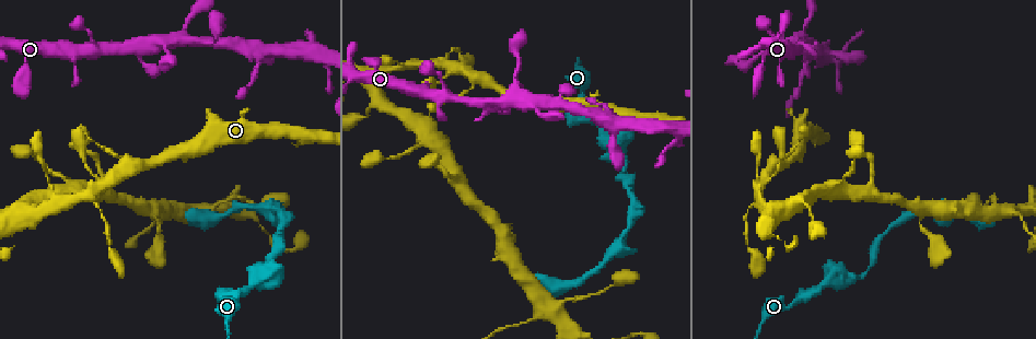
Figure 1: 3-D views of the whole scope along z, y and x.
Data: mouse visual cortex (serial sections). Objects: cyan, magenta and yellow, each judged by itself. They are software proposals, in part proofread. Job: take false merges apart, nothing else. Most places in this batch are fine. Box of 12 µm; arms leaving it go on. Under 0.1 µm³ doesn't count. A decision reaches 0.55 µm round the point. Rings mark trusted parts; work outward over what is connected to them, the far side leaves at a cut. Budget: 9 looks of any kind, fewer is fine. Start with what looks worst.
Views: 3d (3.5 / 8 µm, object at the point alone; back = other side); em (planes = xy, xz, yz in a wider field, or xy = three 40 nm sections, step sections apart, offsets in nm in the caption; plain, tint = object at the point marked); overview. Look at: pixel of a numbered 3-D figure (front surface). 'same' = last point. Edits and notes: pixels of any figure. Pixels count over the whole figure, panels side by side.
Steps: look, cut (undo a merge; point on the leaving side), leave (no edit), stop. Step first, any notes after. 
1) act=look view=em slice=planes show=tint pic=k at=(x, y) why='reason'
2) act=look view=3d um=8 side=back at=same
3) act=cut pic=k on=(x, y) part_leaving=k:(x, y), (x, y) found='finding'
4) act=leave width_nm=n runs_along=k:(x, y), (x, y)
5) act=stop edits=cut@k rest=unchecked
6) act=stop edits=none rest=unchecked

act=look view=3d um=3.5 pic=1 at=(439, 64) why='a fork'

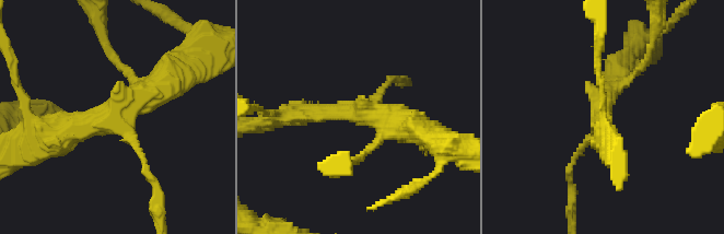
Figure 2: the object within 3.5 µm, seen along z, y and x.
act=look view=em slice=xy step=2 show=tint pic=2 at=(358, 111) arms=3 arm_widths_nm=100,300,300 why='shape alone is not enough'

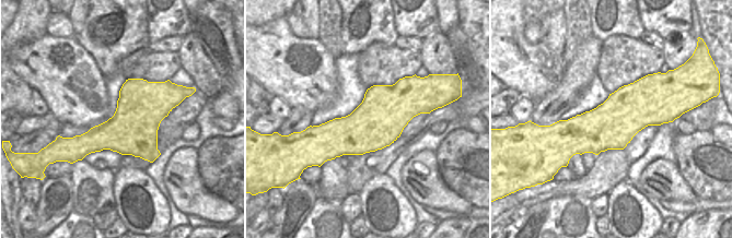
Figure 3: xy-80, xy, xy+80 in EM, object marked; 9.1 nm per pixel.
act=look view=em slice=planes show=tint at=same why='another direction'

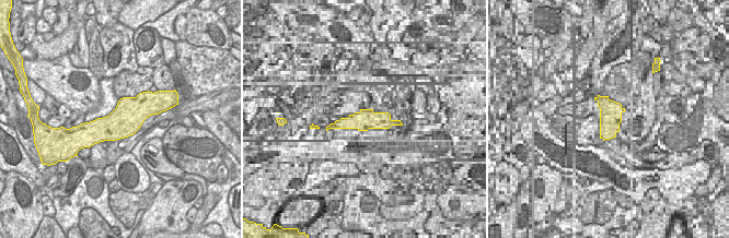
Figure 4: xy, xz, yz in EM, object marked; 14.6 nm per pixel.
act=leave runs_along=2:(173, 74), (108, 121), (48, 141) found='one cell here'

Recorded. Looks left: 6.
act=look view=3d um=3.5 pic=1 at=(624, 172) why='narrows sharply'

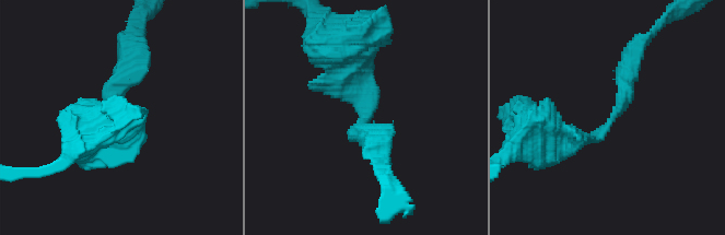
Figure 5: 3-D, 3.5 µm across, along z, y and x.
act=look view=em slice=xy step=2 show=tint pic=5 at=(364, 118)

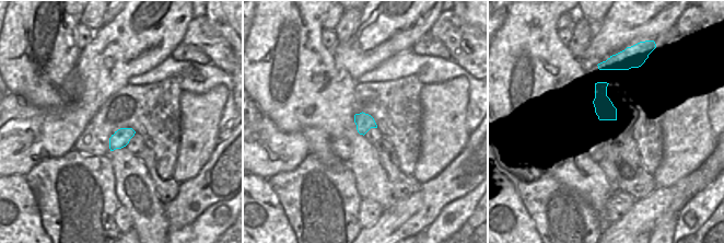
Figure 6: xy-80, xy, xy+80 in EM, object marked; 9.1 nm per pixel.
act=leave runs_along=5:(556, 143), (600, 133), (626, 96), (633, 54) found='one cell here'

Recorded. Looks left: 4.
act=look view=3d um=8 side=back pic=1 at=(551, 311) why='small branch off a trunk'

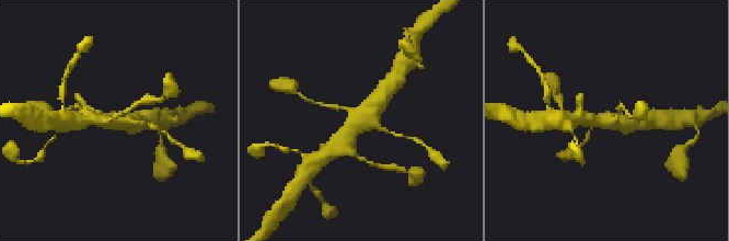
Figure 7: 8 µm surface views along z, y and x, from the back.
act=look view=em slice=xy step=1 show=tint pic=7 at=(113, 120) arms=4 arm_widths_nm=150,150,400,500

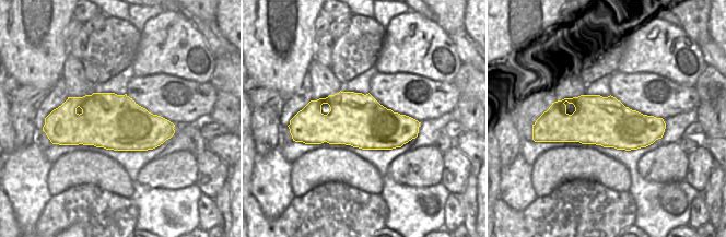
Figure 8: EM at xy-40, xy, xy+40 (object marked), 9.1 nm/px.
act=leave runs_along=7:(381, 99), (373, 113), (337, 145) found='continuous, no second cell'

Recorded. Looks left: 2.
act=stop edits=none rest=unchecked

